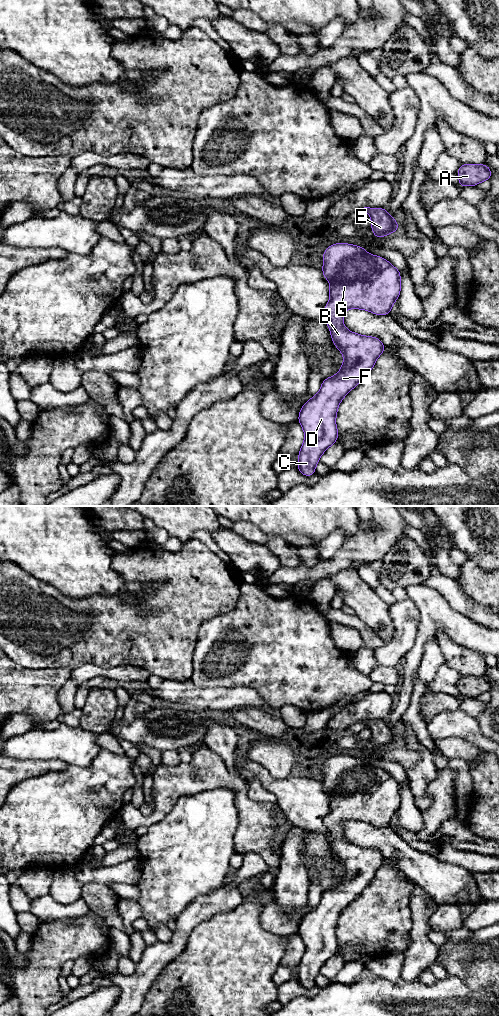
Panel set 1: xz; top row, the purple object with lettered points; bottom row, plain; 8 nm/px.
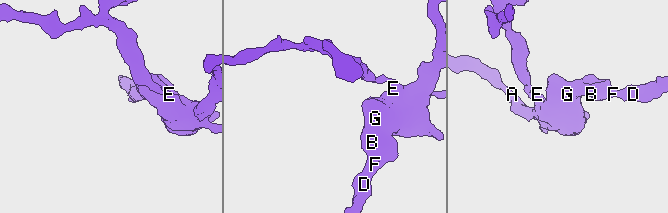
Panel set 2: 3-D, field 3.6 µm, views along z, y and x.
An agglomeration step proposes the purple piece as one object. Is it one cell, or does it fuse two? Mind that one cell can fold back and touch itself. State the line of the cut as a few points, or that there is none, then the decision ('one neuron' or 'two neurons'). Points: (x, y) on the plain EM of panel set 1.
cut none; one neuron

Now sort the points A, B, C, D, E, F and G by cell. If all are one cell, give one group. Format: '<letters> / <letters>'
A B C D E F G

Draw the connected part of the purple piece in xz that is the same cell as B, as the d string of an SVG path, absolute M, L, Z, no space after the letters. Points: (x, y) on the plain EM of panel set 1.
M334 755L323 764L323 788L330 795L330 813L324 818L325 835L335 859L343 866L342 879L335 888L323 892L319 904L303 916L298 934L305 945L305 951L298 966L298 983L312 988L321 967L334 955L339 944L336 927L342 911L356 899L372 882L377 870L386 863L377 849L364 848L346 841L343 824L347 821L362 821L375 827L389 827L401 804L401 784L383 769L368 766L364 759Z

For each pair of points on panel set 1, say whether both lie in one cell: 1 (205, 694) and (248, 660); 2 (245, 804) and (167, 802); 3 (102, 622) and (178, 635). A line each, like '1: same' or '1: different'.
1: same
2: same
3: same

